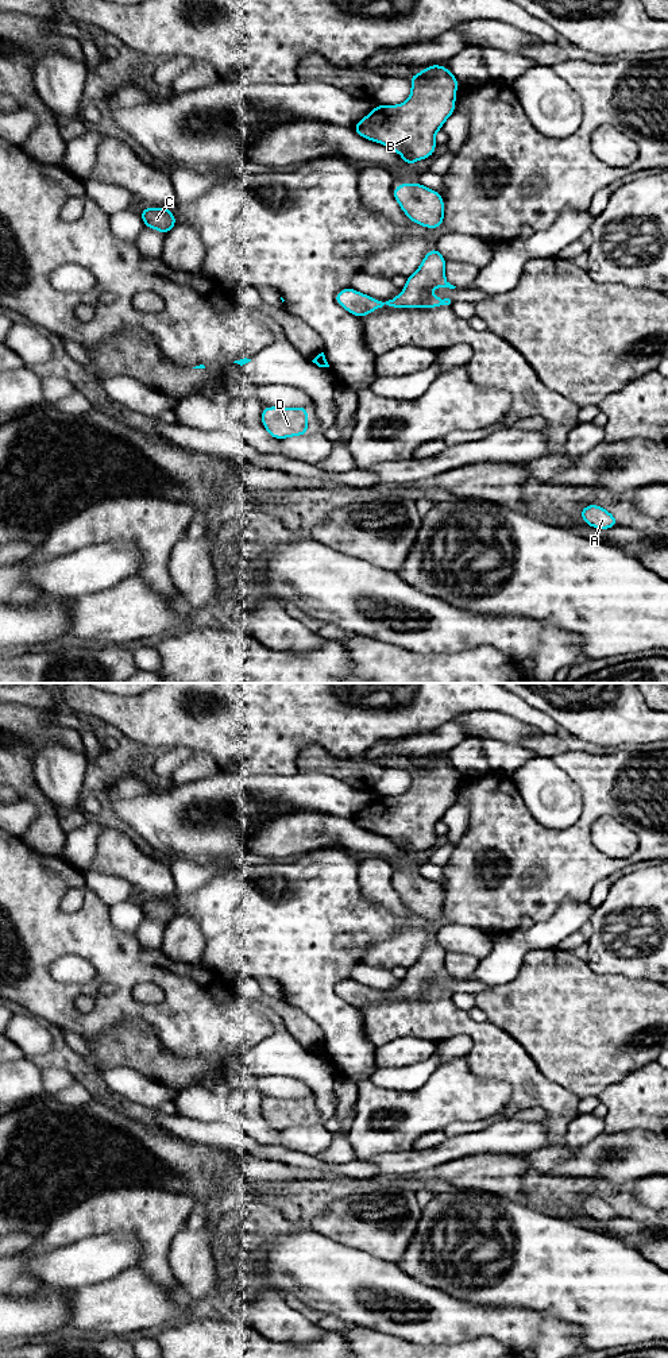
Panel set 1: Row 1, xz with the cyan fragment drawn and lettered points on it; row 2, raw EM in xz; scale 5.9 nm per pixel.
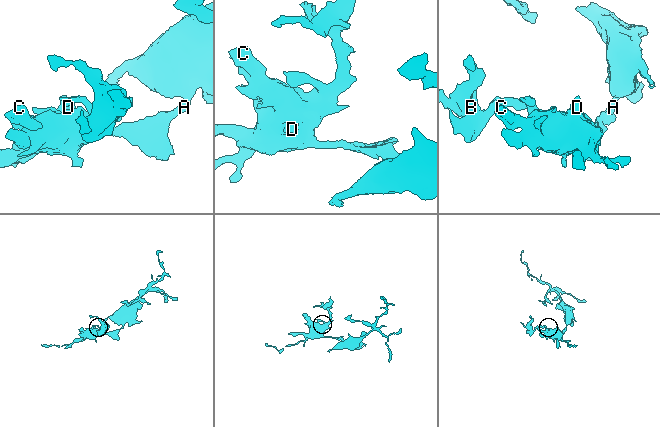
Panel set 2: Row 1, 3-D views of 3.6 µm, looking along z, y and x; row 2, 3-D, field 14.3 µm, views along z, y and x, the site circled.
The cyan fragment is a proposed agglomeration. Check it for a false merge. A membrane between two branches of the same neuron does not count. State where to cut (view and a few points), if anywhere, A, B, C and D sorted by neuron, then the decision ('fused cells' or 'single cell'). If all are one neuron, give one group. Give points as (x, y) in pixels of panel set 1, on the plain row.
no cut | A B C D | single cell

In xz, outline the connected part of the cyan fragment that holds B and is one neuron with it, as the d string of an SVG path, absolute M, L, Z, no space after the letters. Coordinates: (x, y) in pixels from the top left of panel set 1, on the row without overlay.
M443 756L410 767L412 783L399 796L377 795L354 817L362 829L397 842L408 857L432 848L435 826L453 805L459 771Z

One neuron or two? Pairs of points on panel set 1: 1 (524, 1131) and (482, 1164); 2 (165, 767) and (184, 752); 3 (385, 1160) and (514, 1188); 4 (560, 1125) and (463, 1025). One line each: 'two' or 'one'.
1: two
2: one
3: two
4: one

